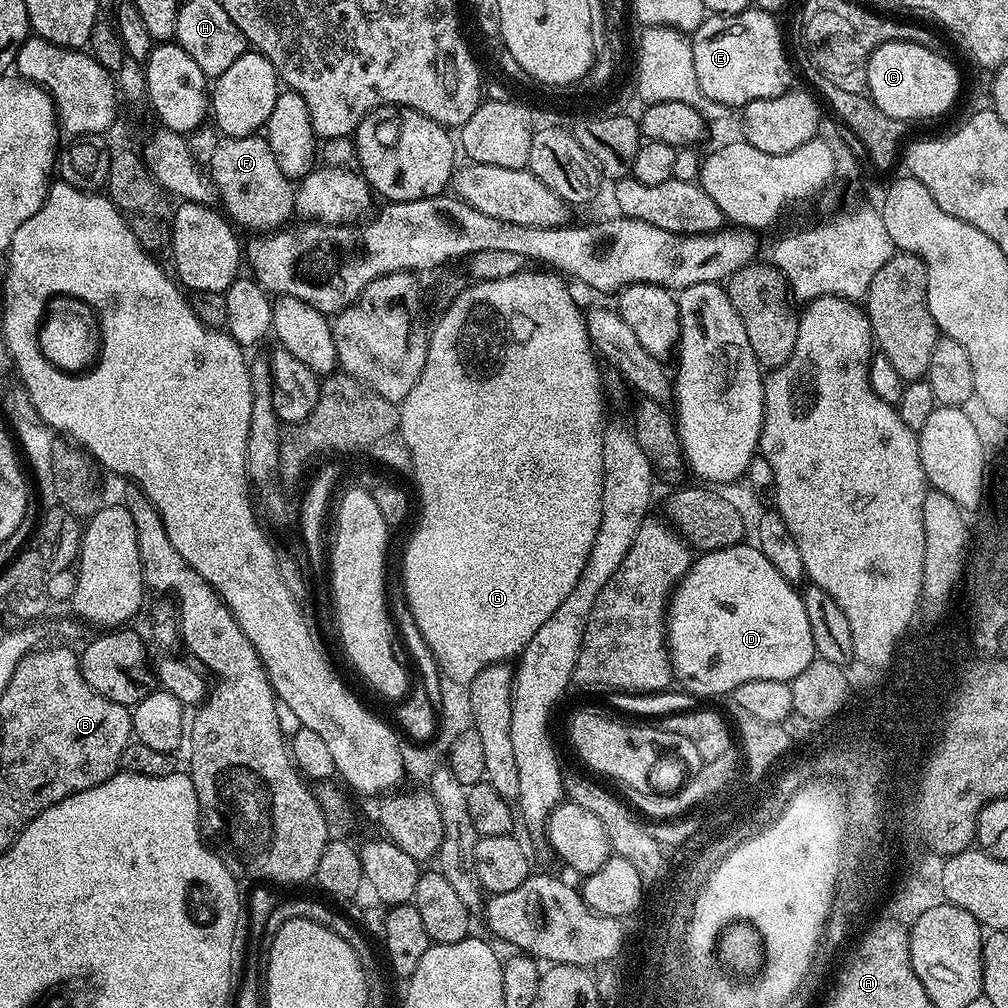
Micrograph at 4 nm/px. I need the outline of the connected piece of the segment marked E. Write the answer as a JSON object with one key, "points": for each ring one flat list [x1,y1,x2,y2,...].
{"points":[[755,6,729,16,705,15,696,31,691,33,694,74,698,74,698,86,704,94,704,99,713,100,729,109,739,109,755,100,774,98,793,87,792,68,788,65,787,54,784,53,784,36,780,33,780,24,776,19,773,13,763,12]]}

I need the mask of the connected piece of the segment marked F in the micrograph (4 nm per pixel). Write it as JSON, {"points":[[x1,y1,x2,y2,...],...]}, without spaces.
{"points":[[263,135,220,138,210,163,210,175,216,183,219,203,224,203,223,211,241,229,253,228,251,231,256,234,280,230,296,212,297,189,278,166,274,151]]}

